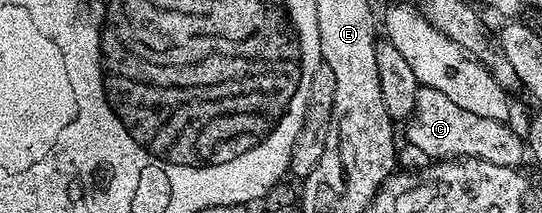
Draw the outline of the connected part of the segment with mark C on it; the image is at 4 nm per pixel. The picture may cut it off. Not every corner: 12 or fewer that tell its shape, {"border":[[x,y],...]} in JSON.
{"border":[[421,86],[406,141],[430,160],[519,167],[508,122],[474,116]]}

